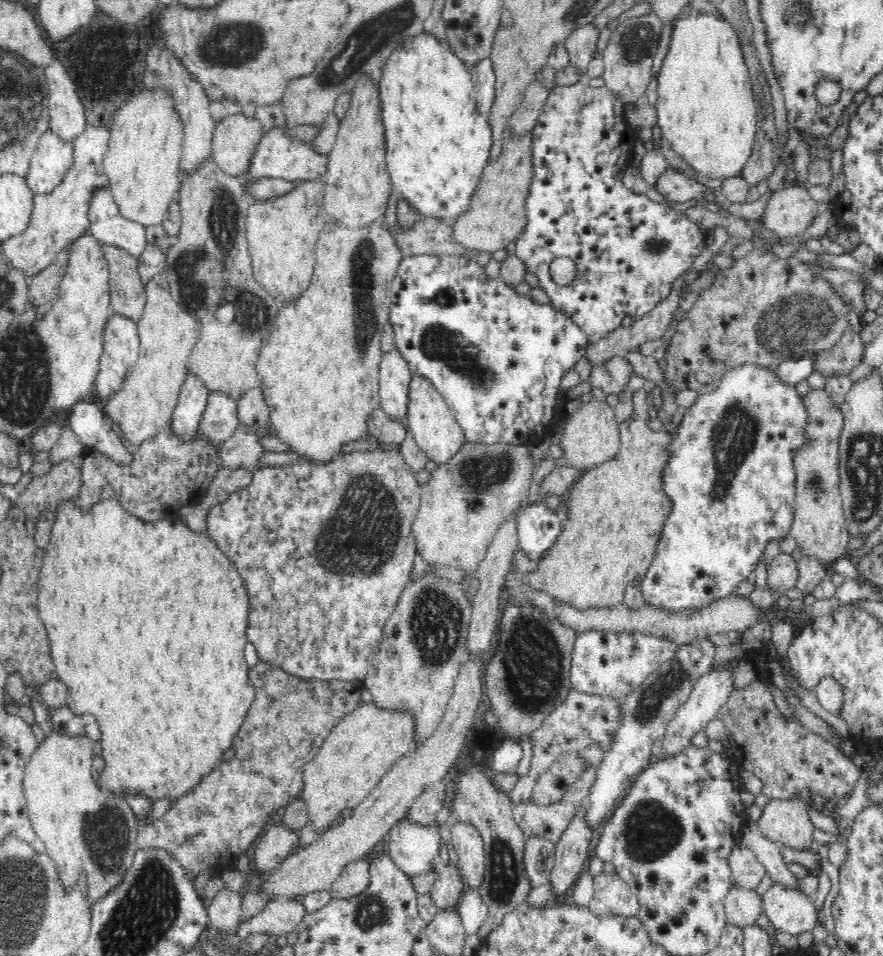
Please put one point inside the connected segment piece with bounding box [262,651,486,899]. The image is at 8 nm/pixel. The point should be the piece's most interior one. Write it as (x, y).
(315, 868)

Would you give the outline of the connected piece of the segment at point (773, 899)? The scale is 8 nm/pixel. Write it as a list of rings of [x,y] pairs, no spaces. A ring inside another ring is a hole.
[[[777,883],[762,894],[763,913],[775,931],[798,936],[812,933],[816,926],[816,909],[813,899],[800,890],[790,890]]]

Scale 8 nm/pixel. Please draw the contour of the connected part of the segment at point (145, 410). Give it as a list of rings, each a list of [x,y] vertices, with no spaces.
[[[152,277],[144,289],[146,306],[140,322],[137,322],[137,333],[142,342],[139,357],[120,392],[102,402],[104,415],[118,424],[123,437],[136,446],[156,436],[172,417],[186,376],[190,373],[190,354],[197,345],[202,328],[200,320],[182,310],[176,299],[172,298],[162,277]]]

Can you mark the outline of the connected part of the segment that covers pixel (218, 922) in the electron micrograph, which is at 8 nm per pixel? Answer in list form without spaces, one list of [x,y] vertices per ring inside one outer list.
[[[227,888],[220,890],[208,906],[207,916],[210,925],[214,928],[227,930],[229,934],[234,934],[238,922],[242,920],[240,908],[242,900],[243,895],[237,894],[234,890]]]

